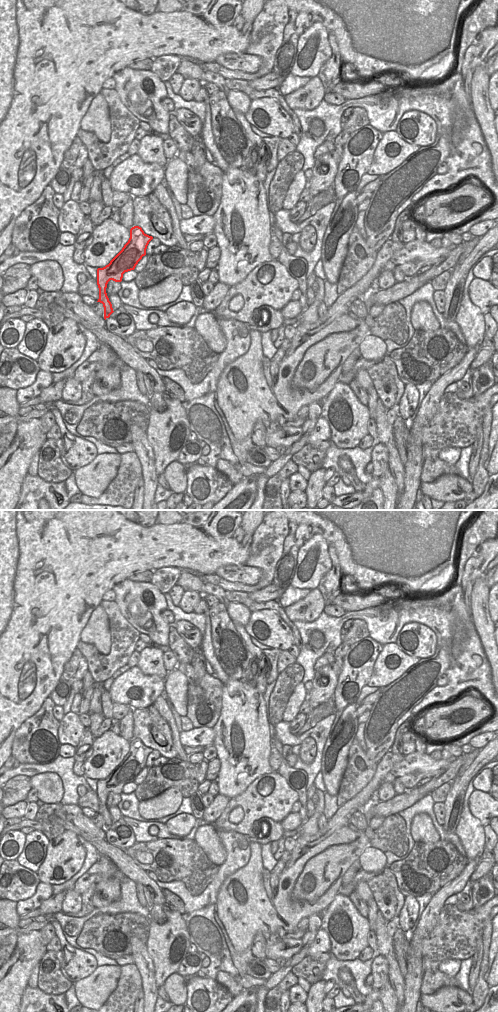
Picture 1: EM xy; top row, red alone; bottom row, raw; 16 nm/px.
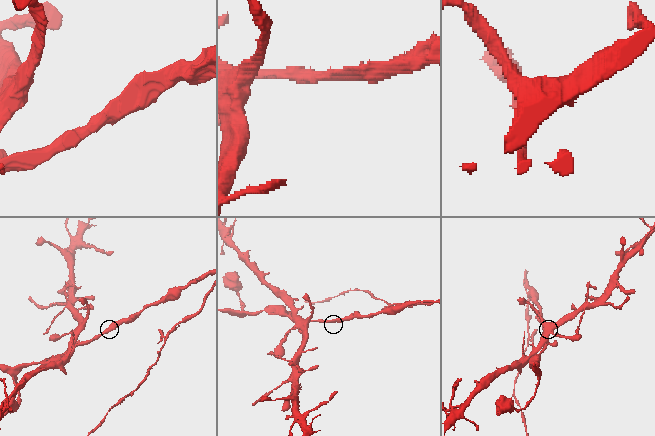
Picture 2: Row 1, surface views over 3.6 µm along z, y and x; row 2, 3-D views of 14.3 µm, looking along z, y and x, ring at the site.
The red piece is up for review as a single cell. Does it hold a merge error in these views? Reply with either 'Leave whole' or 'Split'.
Split.

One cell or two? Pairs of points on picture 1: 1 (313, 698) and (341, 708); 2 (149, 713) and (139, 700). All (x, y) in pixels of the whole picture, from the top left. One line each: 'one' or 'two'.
1: two
2: two

